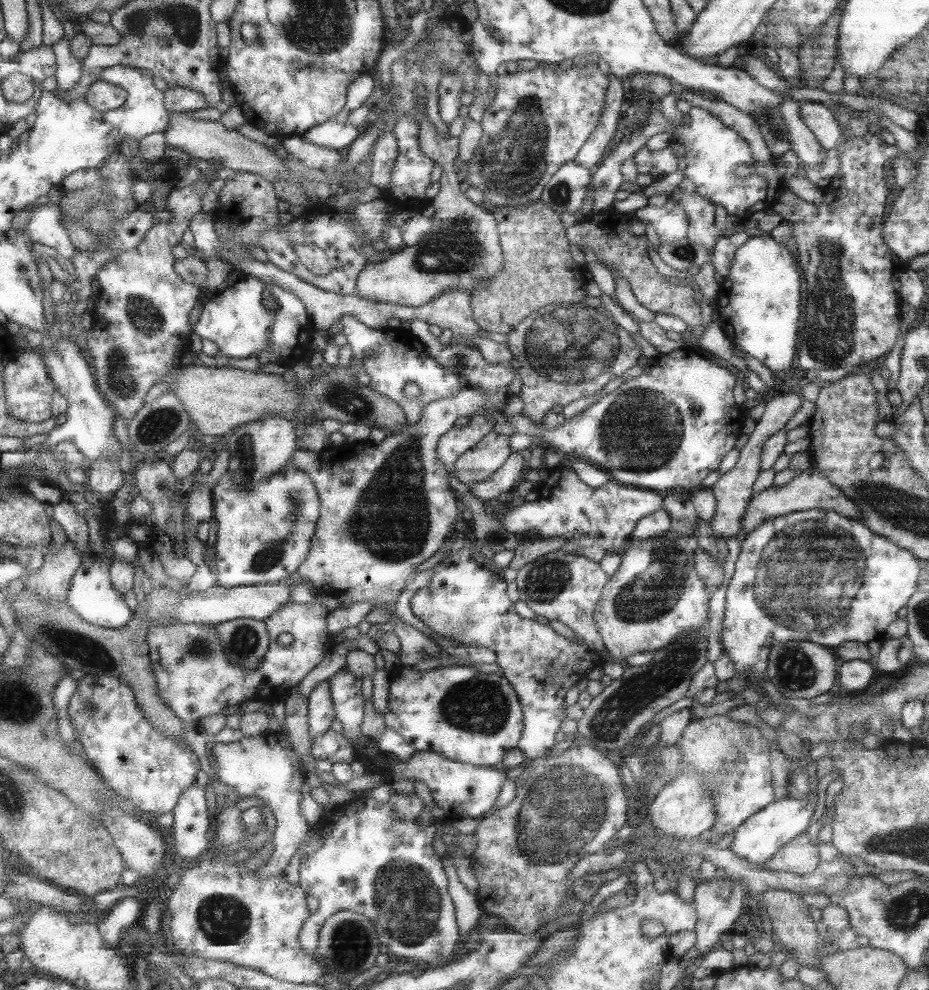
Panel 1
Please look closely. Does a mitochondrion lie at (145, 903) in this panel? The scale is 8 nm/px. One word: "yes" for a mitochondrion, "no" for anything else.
no

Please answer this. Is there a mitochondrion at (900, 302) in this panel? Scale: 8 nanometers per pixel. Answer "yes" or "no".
no

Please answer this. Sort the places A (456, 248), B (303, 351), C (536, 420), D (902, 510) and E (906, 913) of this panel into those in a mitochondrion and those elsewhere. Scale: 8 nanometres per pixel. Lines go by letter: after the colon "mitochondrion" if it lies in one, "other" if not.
A: mitochondrion
B: other
C: other
D: mitochondrion
E: mitochondrion

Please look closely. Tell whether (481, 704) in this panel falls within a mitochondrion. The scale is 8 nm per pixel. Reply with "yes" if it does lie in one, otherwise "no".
yes

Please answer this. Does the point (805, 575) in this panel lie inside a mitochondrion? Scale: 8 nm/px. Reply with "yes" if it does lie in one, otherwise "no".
yes

